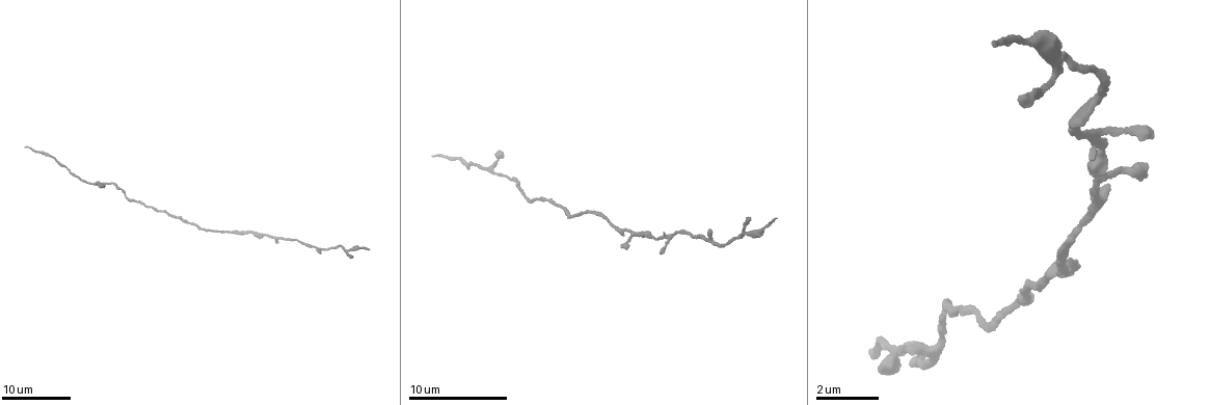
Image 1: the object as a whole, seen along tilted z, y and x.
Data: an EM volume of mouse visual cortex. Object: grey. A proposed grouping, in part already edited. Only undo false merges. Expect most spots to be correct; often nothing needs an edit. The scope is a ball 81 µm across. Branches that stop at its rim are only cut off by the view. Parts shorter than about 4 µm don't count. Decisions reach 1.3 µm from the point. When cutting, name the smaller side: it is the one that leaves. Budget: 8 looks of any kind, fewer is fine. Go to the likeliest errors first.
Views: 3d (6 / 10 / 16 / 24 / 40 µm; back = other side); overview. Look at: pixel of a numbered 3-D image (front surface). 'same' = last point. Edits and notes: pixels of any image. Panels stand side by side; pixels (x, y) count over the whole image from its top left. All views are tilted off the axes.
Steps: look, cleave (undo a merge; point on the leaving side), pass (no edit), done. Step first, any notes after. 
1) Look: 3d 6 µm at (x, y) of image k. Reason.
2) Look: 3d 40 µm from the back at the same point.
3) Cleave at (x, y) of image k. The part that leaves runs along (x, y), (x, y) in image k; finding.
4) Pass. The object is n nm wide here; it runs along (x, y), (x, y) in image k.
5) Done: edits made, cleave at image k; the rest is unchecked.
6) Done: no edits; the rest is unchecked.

Look: 3d 16 µm at (250, 233) of image 1. Three arms meet.

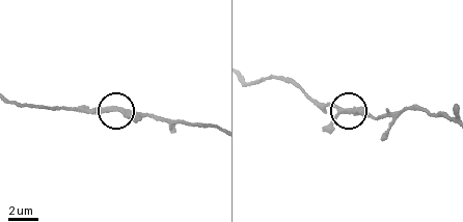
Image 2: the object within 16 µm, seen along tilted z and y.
Look: 3d 6 µm at (347, 111) of image 2. Closer look.

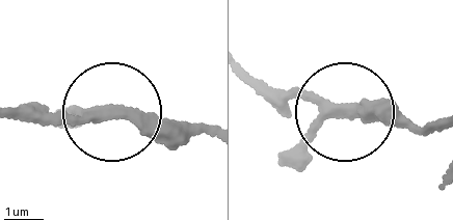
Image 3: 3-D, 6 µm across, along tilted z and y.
Pass. It runs along (24, 112), (123, 105), (197, 132) in image 3; all the same cell.

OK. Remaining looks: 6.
Look: 3d 24 µm at (323, 249) of image 1.

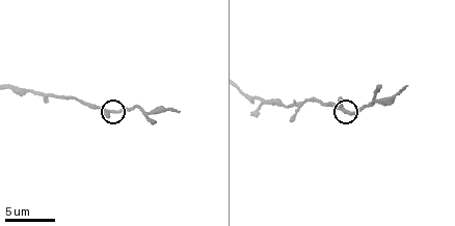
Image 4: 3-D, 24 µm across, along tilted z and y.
Look: 3d 10 µm at (344, 110) of image 4. Closer look.

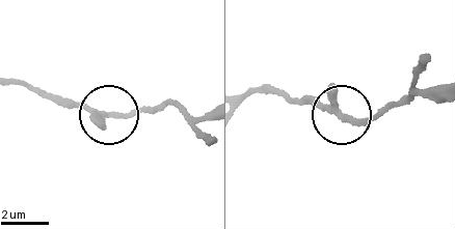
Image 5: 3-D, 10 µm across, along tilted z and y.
Pass. It runs along (245, 94), (279, 89), (366, 118), (392, 108) in image 5; all the same cell.

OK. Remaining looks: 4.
Look: 3d 24 µm at (949, 309) of image 1. Calibre changes.

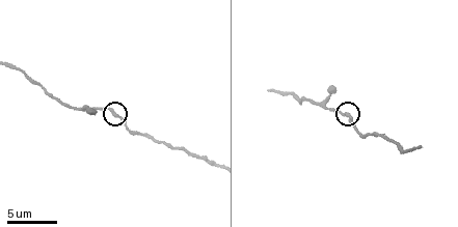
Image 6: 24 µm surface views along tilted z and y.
Look: 3d 10 µm at (347, 113) of image 6.

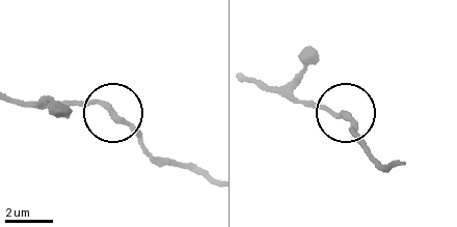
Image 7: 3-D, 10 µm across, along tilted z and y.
Pass. The object is 210 nm wide here; all the same cell.

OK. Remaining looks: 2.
Look: 3d 16 µm at (73, 106) of image 6. Calibre changes.

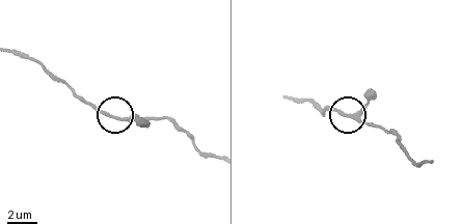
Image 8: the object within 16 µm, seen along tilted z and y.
Pass. All the same cell.

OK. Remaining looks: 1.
Done: no edits; the rest is unchecked.

